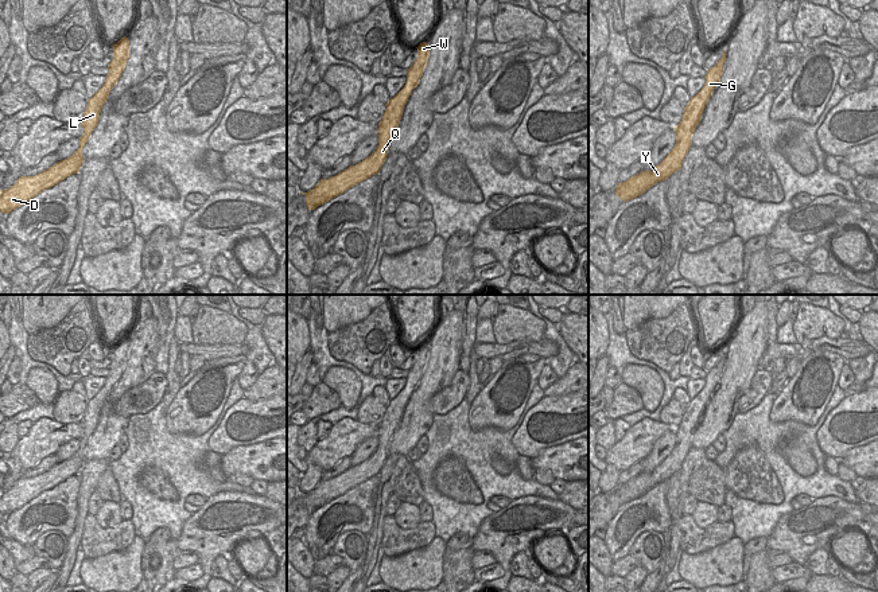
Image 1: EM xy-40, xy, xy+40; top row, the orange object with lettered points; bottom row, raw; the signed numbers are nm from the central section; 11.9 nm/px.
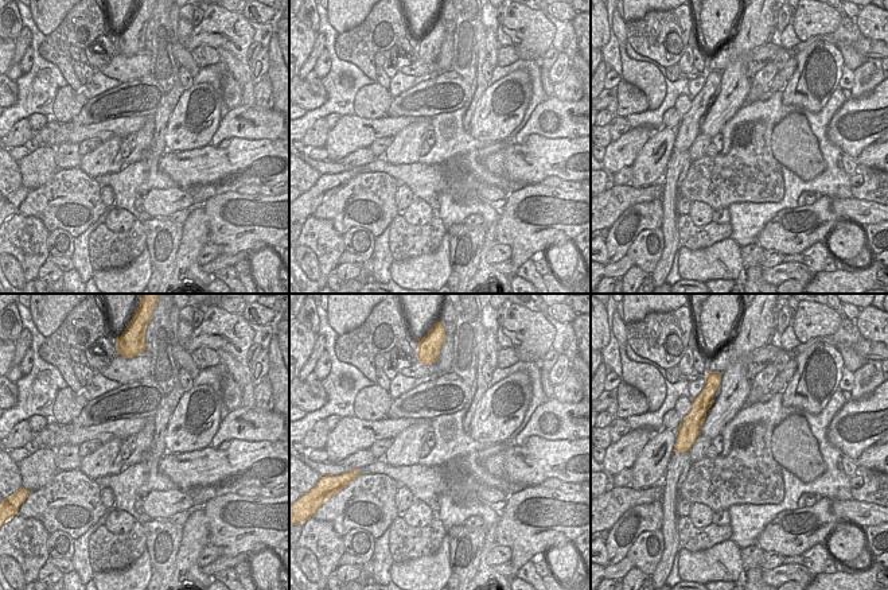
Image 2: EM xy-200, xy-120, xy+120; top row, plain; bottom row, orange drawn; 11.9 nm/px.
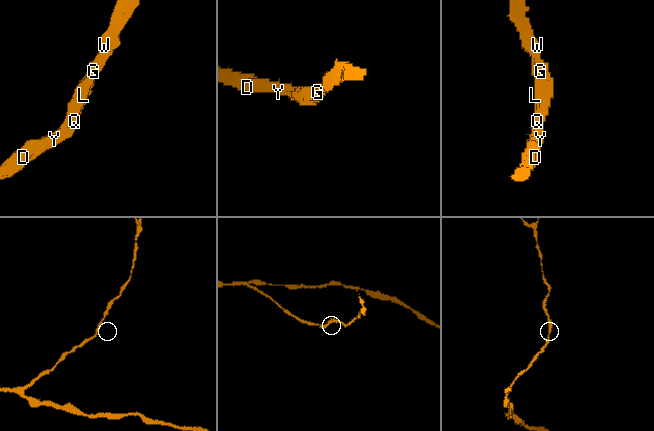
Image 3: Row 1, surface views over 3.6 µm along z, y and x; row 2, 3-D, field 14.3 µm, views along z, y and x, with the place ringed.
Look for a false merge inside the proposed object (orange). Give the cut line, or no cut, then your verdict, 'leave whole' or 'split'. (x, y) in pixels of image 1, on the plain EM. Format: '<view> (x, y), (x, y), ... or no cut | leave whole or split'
no cut | leave whole

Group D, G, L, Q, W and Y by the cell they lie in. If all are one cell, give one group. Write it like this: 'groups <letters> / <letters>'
groups D G L Q W Y

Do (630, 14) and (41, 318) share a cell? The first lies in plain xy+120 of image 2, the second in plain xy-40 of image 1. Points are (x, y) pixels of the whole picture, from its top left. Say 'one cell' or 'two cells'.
one cell

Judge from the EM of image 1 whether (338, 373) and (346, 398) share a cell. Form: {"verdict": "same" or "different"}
{"verdict": "same"}

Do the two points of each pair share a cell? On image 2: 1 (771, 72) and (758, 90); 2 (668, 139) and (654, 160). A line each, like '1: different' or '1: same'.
1: same
2: same

